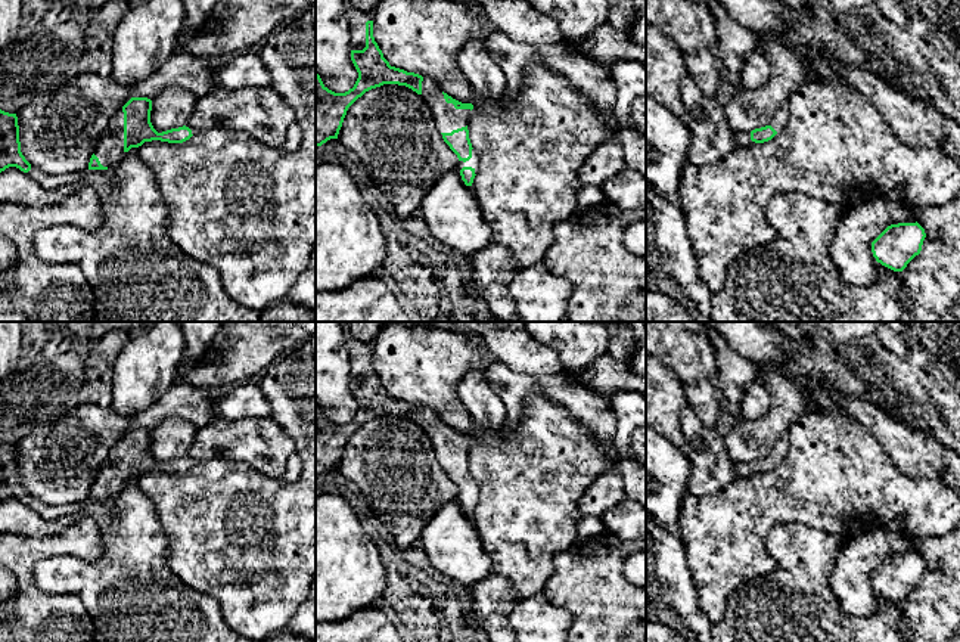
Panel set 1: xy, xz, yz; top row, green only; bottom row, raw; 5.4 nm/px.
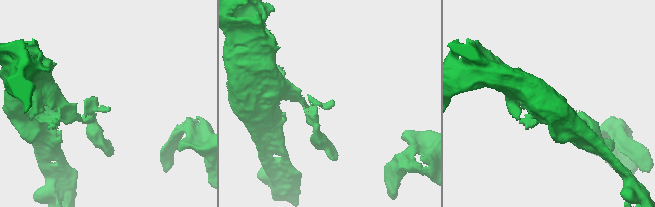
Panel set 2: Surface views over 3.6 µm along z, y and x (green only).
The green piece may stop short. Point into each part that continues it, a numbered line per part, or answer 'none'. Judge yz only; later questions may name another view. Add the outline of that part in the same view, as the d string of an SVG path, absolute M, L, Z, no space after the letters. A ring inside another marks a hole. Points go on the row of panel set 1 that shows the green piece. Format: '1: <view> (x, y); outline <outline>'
1: yz (711, 136); outline M687 71L681 78L681 100L686 111L680 118L692 133L690 164L711 165L728 152L755 143L751 140L751 131L731 131L726 108L705 94Z

